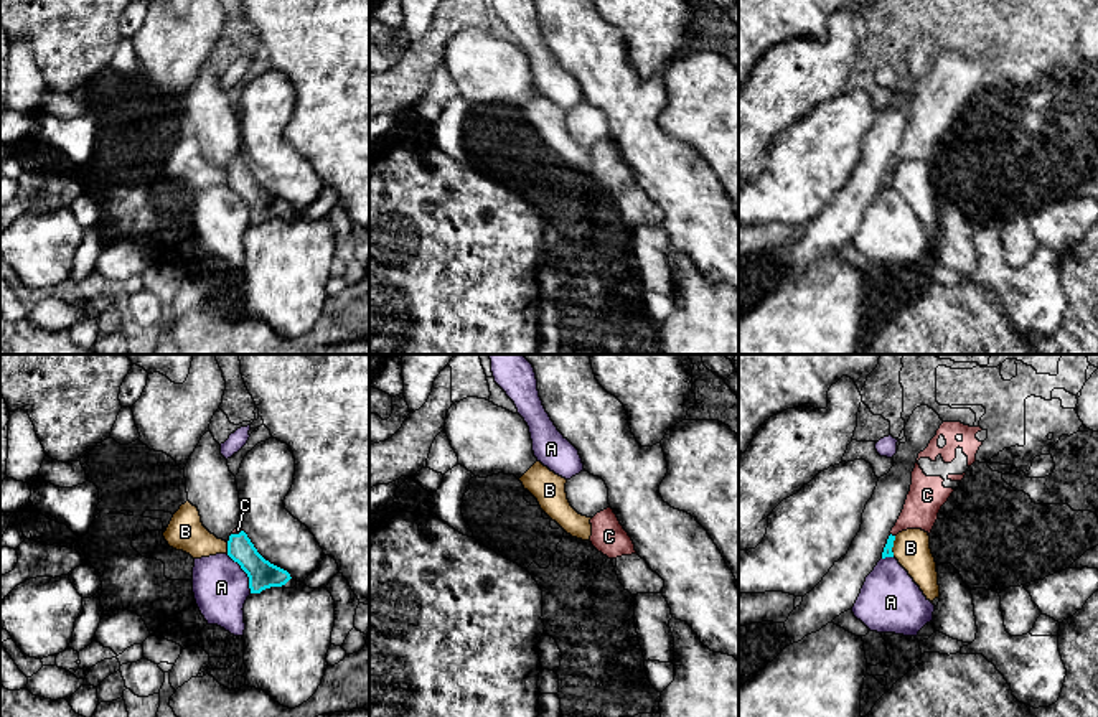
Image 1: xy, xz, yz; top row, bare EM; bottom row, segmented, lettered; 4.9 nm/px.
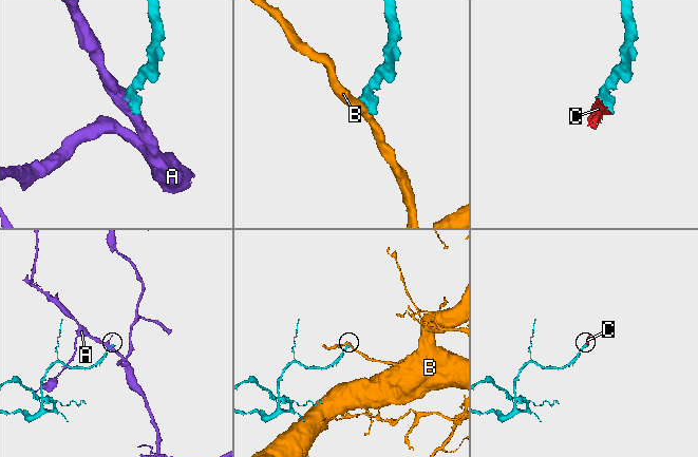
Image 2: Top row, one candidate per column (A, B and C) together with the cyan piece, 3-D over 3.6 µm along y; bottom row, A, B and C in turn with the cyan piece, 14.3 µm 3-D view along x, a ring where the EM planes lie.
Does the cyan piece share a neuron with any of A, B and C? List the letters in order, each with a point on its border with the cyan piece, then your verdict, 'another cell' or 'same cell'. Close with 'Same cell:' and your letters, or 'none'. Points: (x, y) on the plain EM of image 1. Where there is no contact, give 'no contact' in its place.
A: xy (244, 201) | another cell
B: yz (892, 177) | another cell
C: yz (891, 165) | same cell
Same cell: C

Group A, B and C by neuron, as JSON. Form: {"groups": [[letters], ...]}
{"groups": [["A"], ["B"], ["C"]]}

